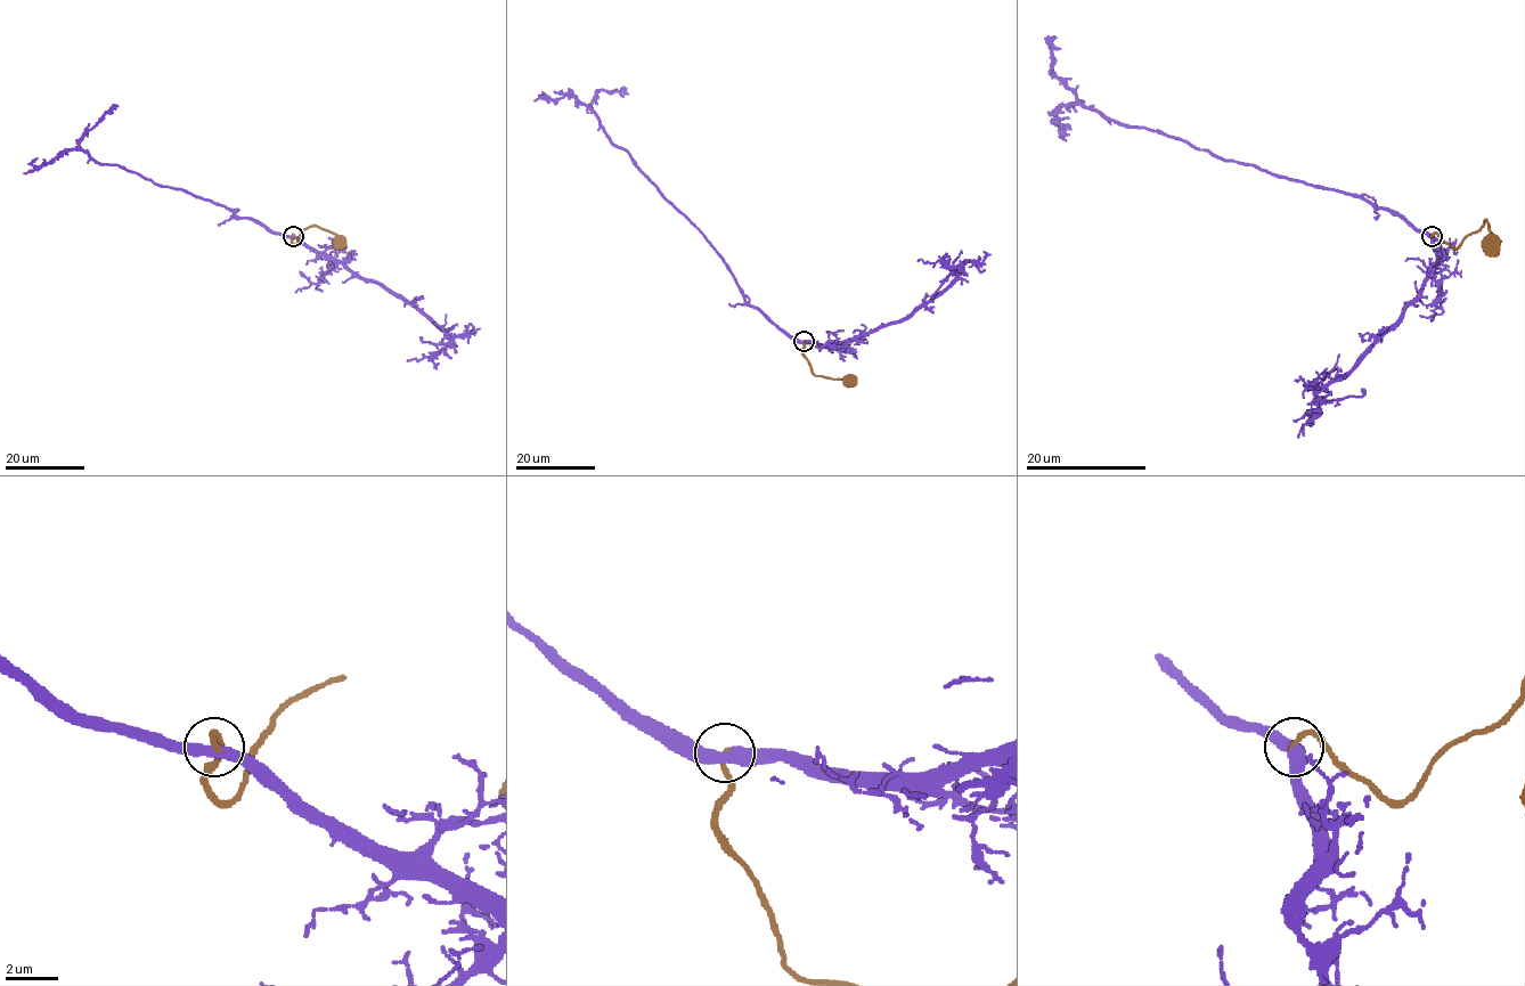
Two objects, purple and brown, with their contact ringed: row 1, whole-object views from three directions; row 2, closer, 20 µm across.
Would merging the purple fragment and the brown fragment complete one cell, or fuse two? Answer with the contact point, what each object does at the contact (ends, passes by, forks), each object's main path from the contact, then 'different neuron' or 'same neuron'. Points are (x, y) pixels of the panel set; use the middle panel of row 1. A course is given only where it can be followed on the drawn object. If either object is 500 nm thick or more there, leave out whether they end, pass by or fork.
at (804, 341); purple passes by; brown ends there; purple runs (802, 341), (744, 301), (720, 254), (612, 141), (593, 112), (569, 94), (541, 95), (547, 103); brown runs (802, 341), (802, 353), (812, 373), (850, 384), (856, 382); same neuron

